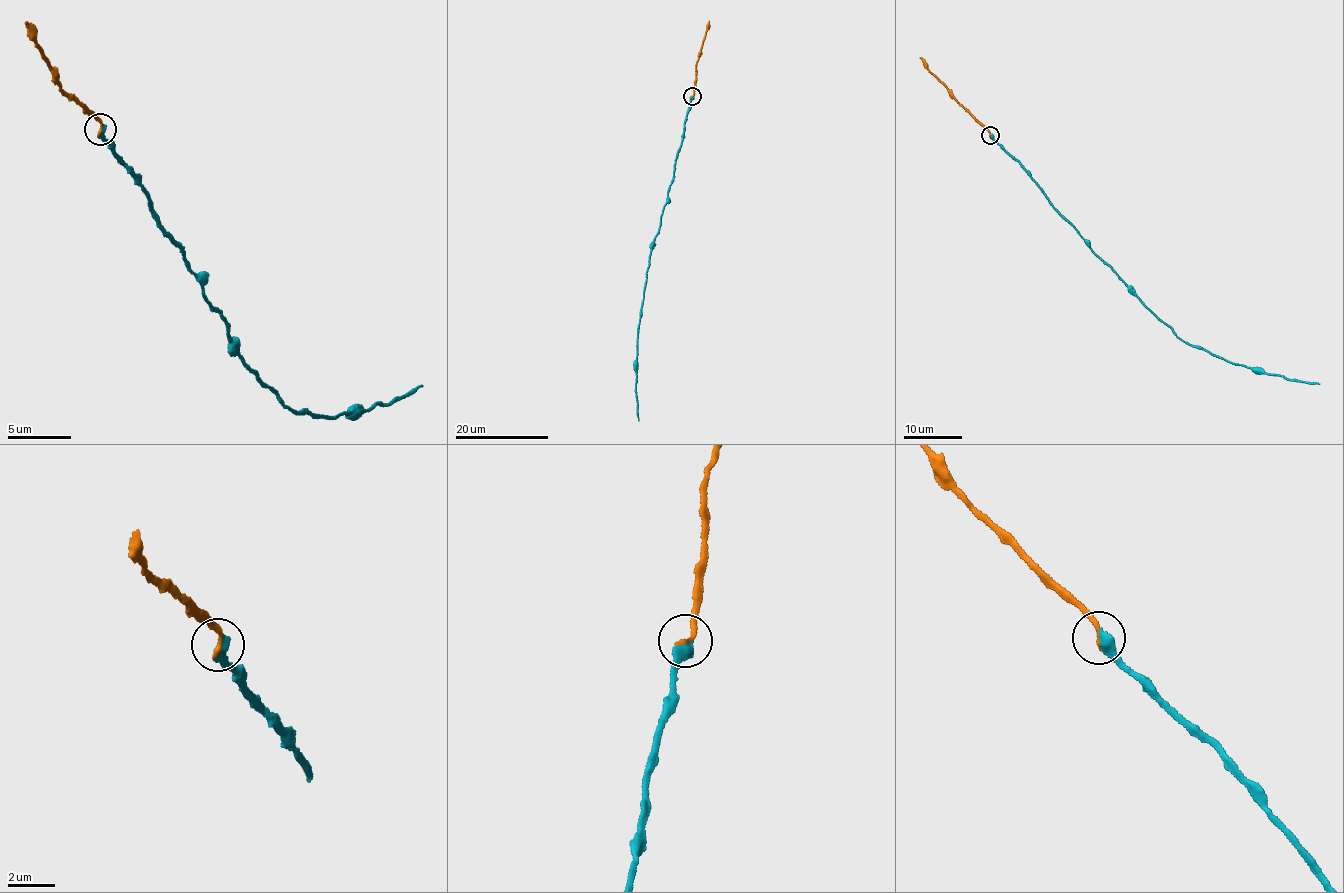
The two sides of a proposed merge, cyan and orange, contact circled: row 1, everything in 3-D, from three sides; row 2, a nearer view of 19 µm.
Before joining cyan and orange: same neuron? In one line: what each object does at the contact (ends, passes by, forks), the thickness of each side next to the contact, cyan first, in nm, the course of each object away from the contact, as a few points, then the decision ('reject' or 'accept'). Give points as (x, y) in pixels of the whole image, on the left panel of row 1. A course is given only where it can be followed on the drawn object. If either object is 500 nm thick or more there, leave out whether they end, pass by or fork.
cyan ends there; orange ends there; 440 nm thick on the cyan side, 190 nm on the other; cyan runs (100, 129), (178, 244), (241, 355), (288, 407), (332, 417), (377, 401), (388, 404), (422, 385); orange runs (99, 130), (101, 122), (66, 96), (24, 22); accept

